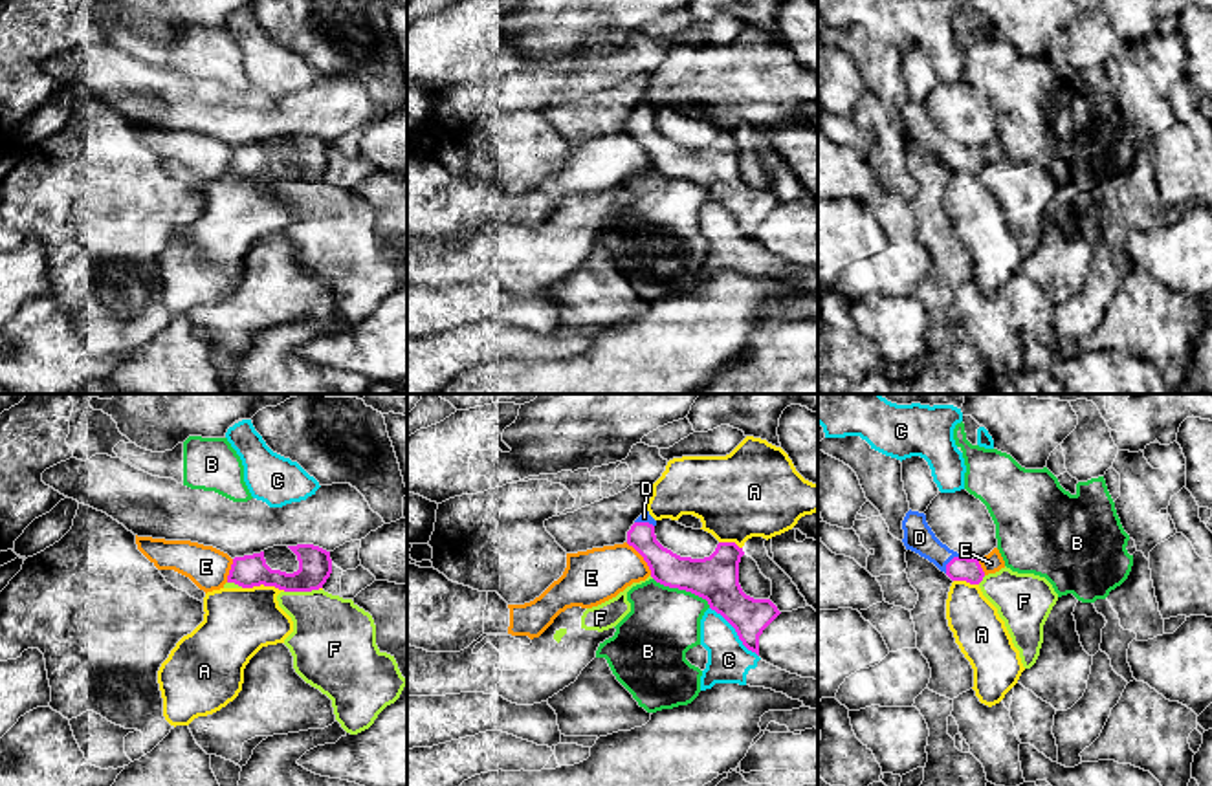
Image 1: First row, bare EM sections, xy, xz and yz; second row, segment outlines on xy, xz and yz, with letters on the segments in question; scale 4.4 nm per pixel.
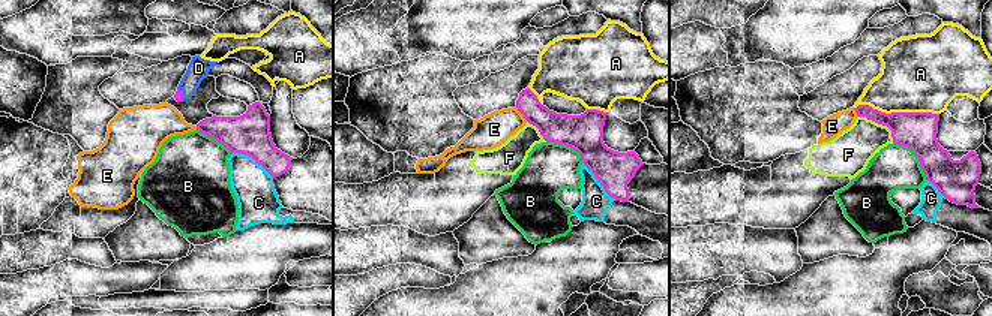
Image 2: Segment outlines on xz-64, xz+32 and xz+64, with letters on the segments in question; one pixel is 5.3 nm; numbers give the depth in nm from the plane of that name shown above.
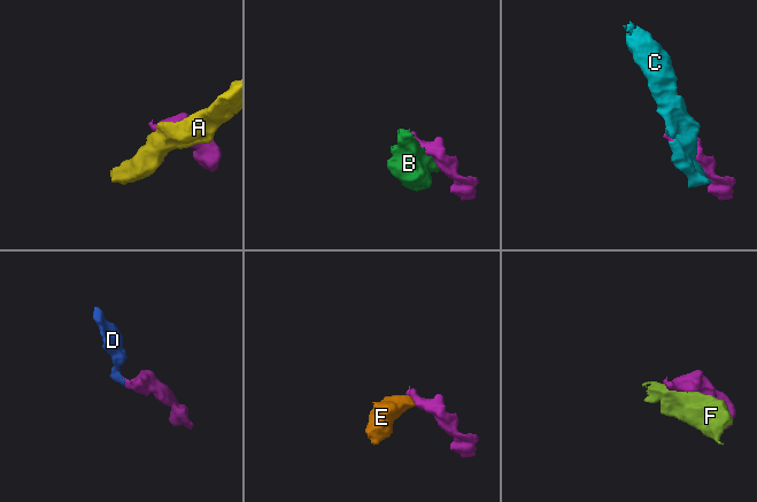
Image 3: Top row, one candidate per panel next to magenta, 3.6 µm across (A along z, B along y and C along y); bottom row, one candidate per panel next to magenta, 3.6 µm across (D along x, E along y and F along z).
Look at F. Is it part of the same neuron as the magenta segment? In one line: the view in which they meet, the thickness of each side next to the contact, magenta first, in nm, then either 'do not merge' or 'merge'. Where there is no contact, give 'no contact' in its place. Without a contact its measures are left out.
contact in xy; calibres 140 and 360 nm; do not merge

